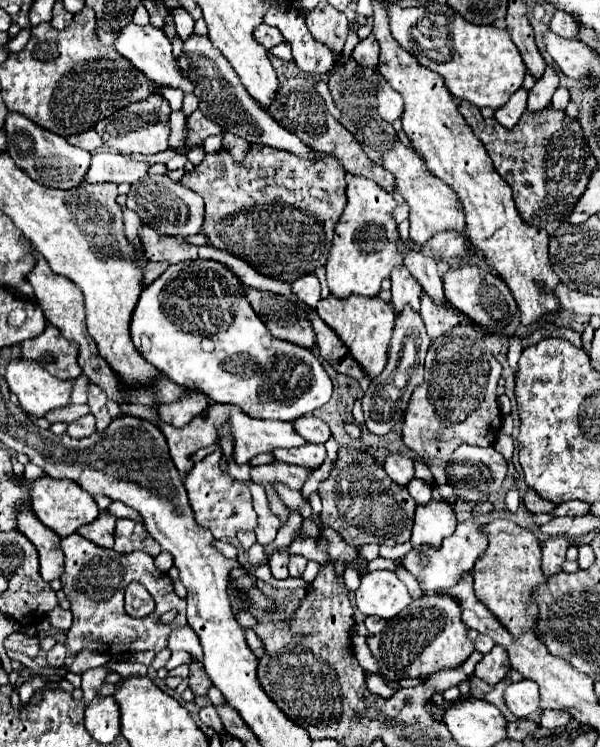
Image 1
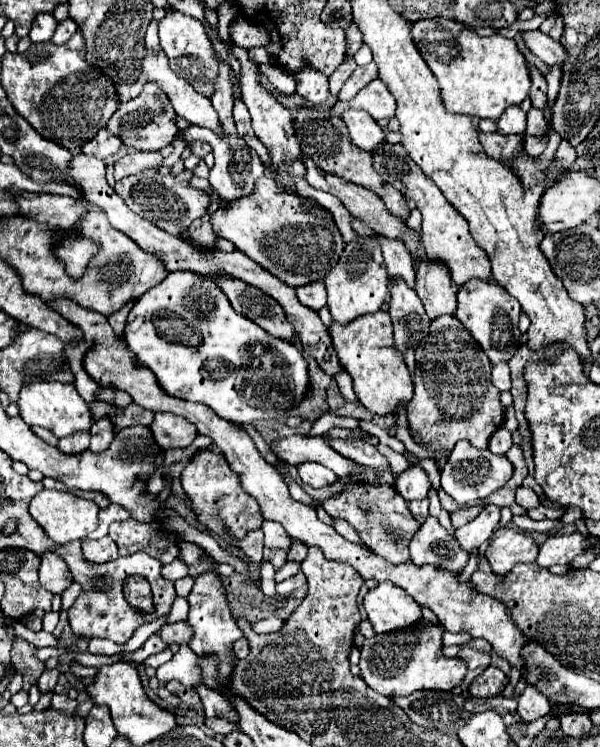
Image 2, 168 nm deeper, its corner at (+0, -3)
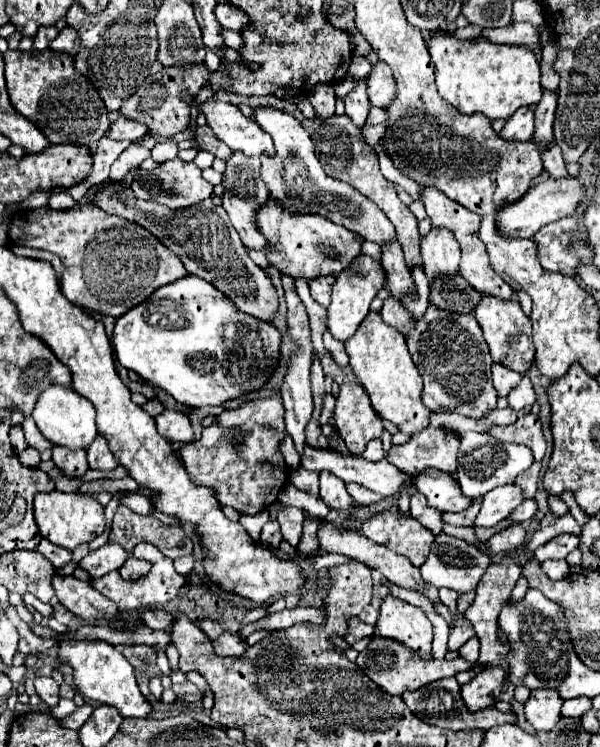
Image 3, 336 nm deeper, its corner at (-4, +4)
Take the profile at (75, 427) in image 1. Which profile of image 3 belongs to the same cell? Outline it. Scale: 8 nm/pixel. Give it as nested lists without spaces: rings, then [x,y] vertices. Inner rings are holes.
[[[63,446],[53,448],[53,462],[67,478],[81,478],[89,470],[85,450],[69,450]]]

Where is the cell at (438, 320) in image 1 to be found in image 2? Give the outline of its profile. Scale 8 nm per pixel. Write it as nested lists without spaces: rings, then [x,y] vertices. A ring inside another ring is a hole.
[[[419,263],[417,269],[417,295],[425,305],[425,311],[431,321],[441,315],[455,315],[457,285],[453,285],[449,271],[437,263]]]

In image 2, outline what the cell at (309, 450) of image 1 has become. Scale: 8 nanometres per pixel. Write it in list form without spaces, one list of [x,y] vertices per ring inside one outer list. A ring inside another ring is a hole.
[[[301,463],[301,465],[295,465],[299,477],[303,483],[319,489],[319,487],[325,487],[329,483],[333,483],[337,479],[337,475],[331,471],[331,469],[325,469],[323,465],[317,465],[317,463]]]

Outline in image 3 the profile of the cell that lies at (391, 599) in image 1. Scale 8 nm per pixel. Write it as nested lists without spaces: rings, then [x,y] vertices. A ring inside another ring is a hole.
[[[387,596],[381,604],[381,614],[375,626],[379,636],[403,642],[423,660],[433,658],[431,656],[433,626],[421,608],[411,606],[405,600]]]

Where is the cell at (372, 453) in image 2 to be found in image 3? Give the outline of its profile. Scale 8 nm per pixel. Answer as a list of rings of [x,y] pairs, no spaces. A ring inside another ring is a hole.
[[[427,428],[421,434],[411,436],[407,444],[393,446],[387,460],[411,476],[421,474],[421,470],[427,468],[453,474],[457,470],[457,450],[459,436],[453,430]]]

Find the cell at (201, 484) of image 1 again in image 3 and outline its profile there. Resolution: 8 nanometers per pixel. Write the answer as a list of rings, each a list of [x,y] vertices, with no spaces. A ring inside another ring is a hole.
[[[279,392],[245,402],[239,408],[223,410],[213,424],[203,428],[199,440],[181,446],[179,454],[193,484],[213,488],[217,500],[233,506],[241,514],[257,514],[277,502],[279,492],[289,480],[289,468],[279,452],[285,432],[285,406],[281,406]],[[235,432],[243,434],[235,444]]]

